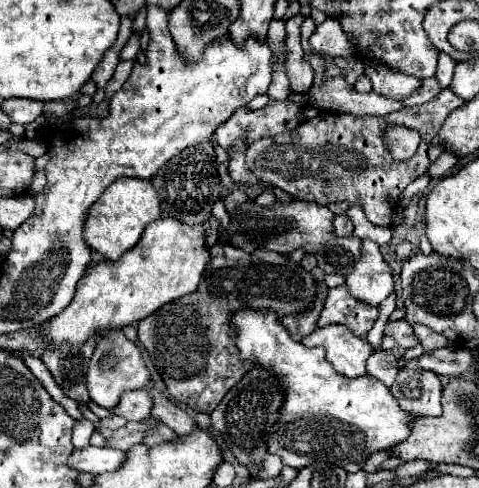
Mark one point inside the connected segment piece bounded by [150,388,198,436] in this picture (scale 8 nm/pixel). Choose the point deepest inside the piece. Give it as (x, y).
(182, 422)

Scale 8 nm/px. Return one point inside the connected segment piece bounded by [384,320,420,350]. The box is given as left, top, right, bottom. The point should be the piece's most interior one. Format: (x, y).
(401, 331)

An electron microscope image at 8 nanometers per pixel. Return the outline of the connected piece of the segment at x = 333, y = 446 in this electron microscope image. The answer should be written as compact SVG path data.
M238 310L234 314L234 330L238 330L236 346L242 360L250 358L260 366L272 368L284 382L286 408L280 414L280 434L272 434L268 442L268 450L278 454L284 466L300 470L310 462L324 460L348 472L358 472L370 454L388 450L410 436L410 424L416 416L402 410L382 382L368 374L354 380L336 374L320 348L306 348L292 340L288 330L268 310Z

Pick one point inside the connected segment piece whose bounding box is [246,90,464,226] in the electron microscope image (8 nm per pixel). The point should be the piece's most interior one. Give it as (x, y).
(334, 157)

